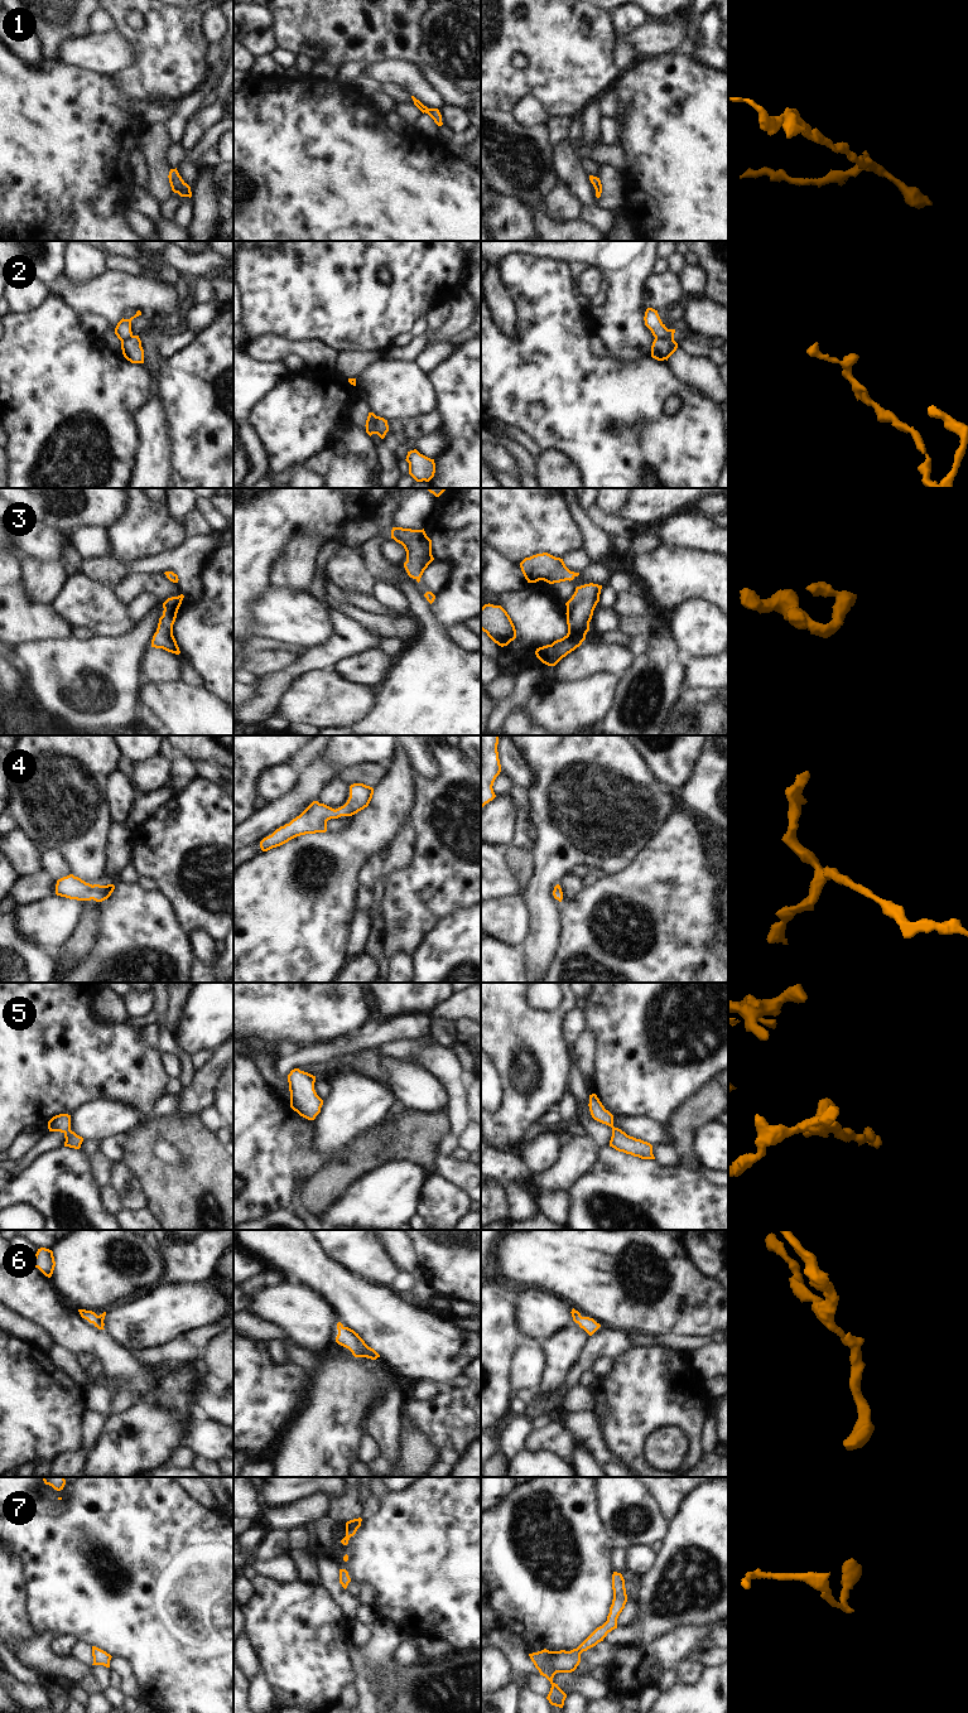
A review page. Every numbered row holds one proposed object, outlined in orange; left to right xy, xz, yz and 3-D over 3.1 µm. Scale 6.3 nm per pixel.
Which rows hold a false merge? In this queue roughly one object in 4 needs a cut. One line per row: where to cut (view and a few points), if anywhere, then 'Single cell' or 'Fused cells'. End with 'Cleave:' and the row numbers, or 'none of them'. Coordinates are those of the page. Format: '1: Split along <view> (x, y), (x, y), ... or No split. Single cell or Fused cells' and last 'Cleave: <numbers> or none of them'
1: No split. Single cell
2: Split along xz (369, 413), (374, 418), (374, 429), (379, 434). Fused cells
3: No split. Single cell
4: No split. Single cell
5: No split. Single cell
6: No split. Single cell
7: No split. Single cell
Cleave: 2

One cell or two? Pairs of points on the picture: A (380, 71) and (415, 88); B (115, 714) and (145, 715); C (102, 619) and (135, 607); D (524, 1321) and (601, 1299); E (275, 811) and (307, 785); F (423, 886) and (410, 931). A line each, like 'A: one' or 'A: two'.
A: one
B: two
C: two
D: two
E: one
F: one

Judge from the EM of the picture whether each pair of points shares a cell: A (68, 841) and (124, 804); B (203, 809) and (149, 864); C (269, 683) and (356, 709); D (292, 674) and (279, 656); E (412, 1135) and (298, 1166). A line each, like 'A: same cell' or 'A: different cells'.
A: different cells
B: same cell
C: different cells
D: different cells
E: different cells

